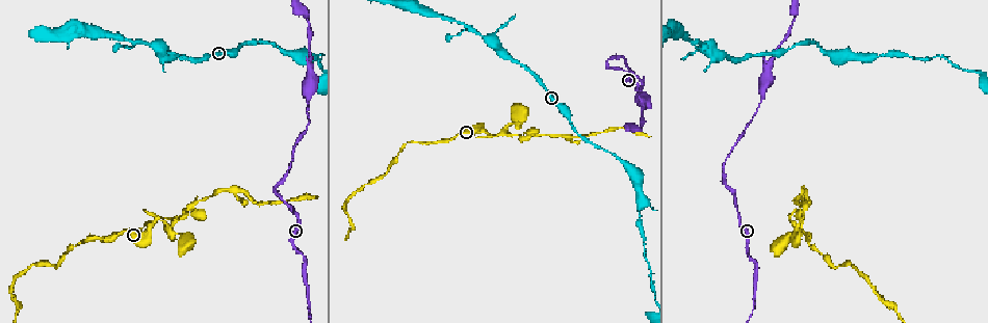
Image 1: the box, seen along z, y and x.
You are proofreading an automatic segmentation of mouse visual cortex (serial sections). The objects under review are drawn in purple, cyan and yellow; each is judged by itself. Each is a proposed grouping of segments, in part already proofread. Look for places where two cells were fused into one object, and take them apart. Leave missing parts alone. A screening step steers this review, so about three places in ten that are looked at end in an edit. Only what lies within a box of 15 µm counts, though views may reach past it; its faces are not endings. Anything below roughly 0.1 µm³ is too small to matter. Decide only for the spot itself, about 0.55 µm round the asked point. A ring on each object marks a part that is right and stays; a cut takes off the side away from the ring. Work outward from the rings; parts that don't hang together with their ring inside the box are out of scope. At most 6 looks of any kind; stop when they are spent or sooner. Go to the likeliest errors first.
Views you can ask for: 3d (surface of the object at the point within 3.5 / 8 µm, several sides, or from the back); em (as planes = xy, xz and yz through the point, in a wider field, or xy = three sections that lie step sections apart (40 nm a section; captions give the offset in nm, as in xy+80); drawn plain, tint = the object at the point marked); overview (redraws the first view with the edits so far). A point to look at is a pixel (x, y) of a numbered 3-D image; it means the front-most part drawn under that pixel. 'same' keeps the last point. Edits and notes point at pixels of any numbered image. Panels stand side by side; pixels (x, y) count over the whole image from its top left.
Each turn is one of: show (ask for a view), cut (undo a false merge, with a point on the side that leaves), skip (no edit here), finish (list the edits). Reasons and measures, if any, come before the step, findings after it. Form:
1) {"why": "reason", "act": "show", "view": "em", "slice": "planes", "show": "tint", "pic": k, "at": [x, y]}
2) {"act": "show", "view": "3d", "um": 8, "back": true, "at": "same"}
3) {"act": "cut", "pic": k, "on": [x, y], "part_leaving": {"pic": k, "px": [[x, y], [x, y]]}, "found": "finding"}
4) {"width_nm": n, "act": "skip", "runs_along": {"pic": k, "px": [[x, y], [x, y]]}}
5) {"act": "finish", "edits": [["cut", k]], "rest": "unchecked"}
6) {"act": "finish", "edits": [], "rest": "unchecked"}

{"why": "a narrow waist", "act": "show", "view": "em", "slice": "xy", "step": 5, "show": "tint", "pic": 1, "at": [803, 222]}

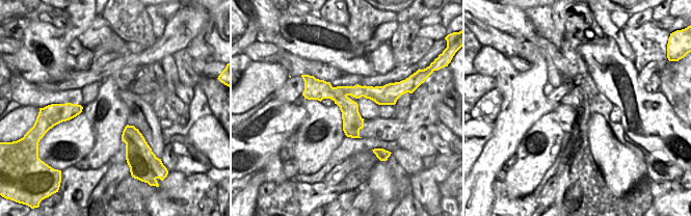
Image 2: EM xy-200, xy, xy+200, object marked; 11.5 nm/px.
{"why": "wider look", "act": "show", "view": "3d", "um": 3.5, "at": "same"}

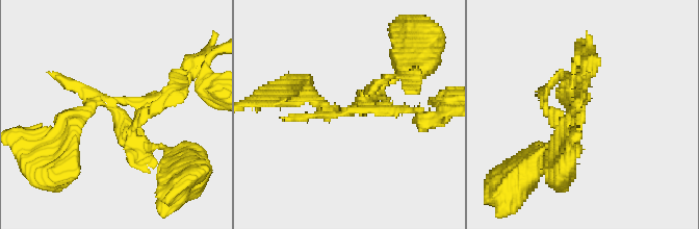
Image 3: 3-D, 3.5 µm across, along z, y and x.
{"width_nm": 260, "act": "cut", "pic": 3, "on": [549, 109], "part_leaving": {"pic": 3, "px": [[113, 110], [135, 146], [161, 146], [180, 161]]}, "found": "two cells meet here"}

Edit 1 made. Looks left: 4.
{"act": "show", "view": "overview"}

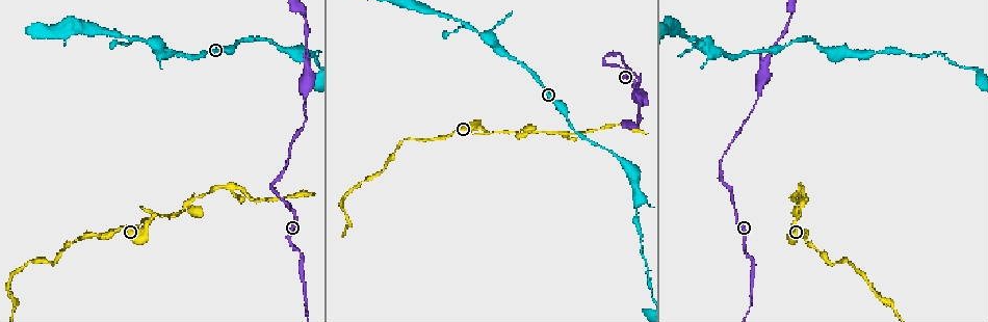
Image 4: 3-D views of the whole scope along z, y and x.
{"why": "thin neck", "act": "show", "view": "3d", "um": 3.5, "pic": 4, "at": [638, 212]}

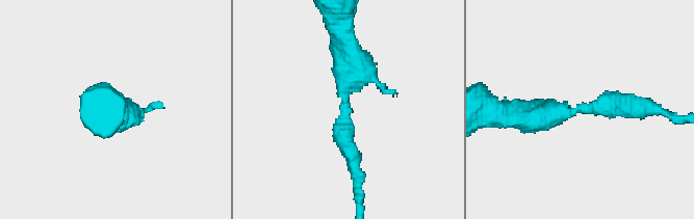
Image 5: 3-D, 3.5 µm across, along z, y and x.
{"act": "show", "view": "em", "slice": "planes", "show": "tint", "pic": 5, "at": [573, 108]}

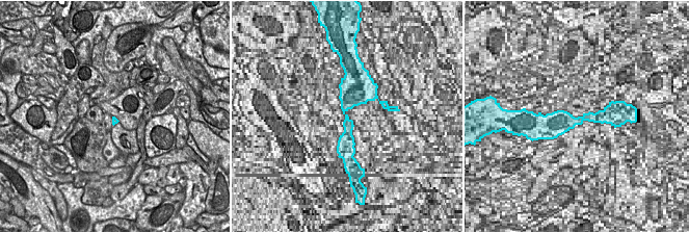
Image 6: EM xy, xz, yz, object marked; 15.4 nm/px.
{"width_nm": 100, "act": "skip", "runs_along": {"pic": 5, "px": [[341, 34], [341, 135], [352, 164]]}, "found": "continuous, no second cell"}

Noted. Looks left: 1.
{"act": "finish", "edits": [["cut", 3]], "rest": "unchecked"}

